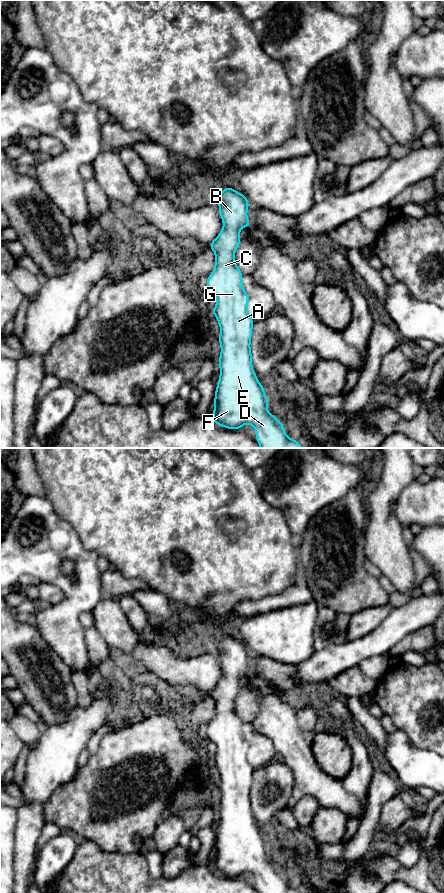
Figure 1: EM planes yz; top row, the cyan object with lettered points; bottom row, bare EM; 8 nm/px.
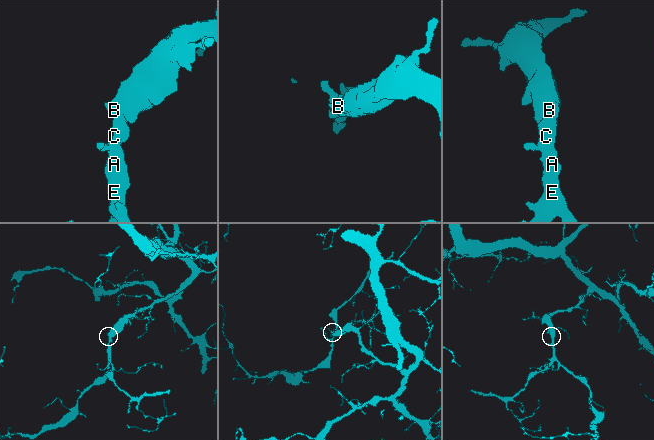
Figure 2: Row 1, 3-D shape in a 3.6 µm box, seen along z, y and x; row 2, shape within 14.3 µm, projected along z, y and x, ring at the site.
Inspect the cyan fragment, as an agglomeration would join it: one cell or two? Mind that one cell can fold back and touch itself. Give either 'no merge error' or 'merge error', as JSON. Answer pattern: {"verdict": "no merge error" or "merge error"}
{"verdict": "no merge error"}

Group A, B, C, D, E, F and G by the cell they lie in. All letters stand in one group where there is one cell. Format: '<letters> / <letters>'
A B C D E F G

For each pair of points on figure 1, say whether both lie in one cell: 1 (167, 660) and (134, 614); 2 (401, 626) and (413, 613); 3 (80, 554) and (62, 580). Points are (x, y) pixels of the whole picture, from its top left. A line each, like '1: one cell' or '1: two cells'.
1: two cells
2: one cell
3: one cell

